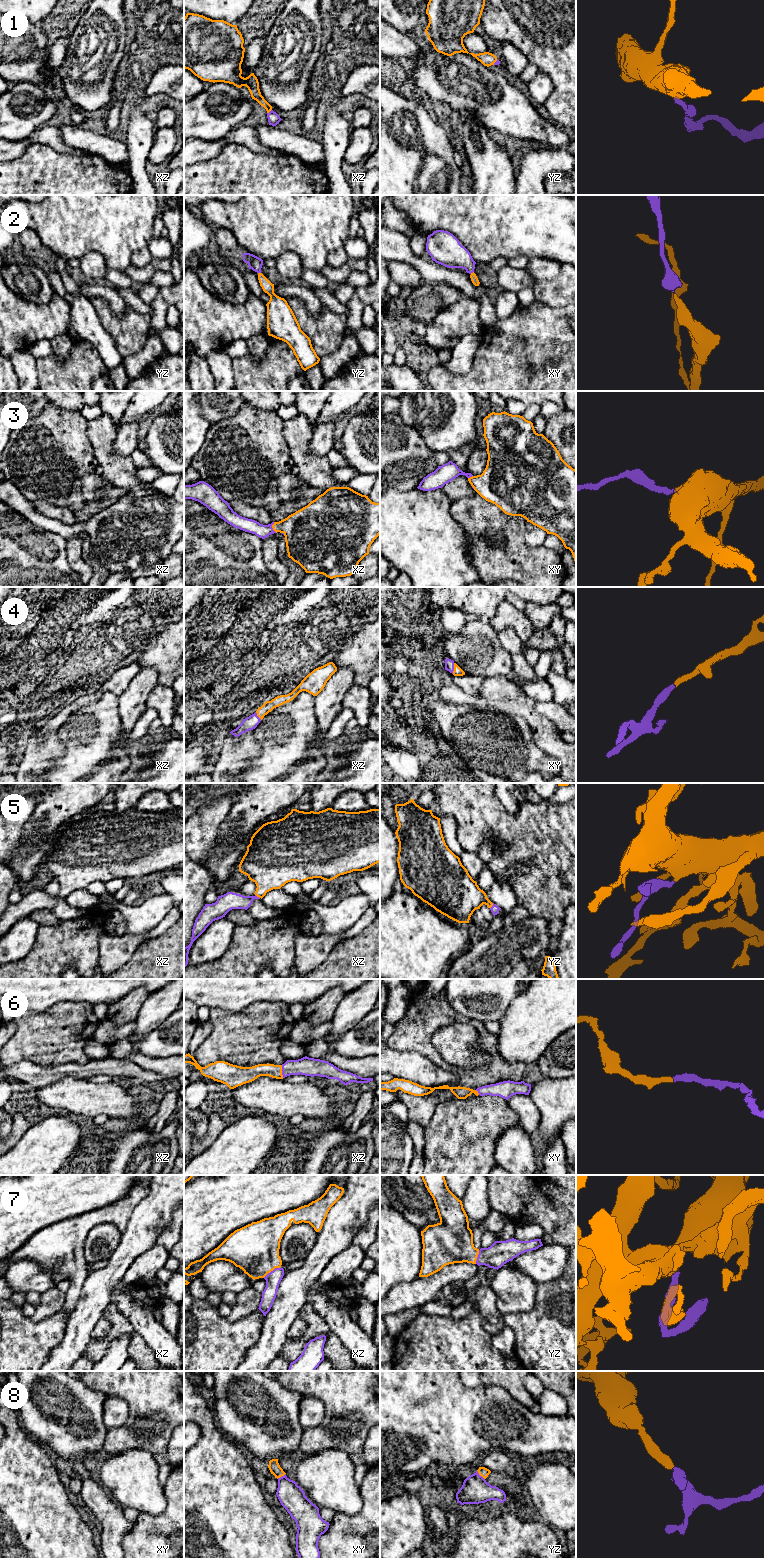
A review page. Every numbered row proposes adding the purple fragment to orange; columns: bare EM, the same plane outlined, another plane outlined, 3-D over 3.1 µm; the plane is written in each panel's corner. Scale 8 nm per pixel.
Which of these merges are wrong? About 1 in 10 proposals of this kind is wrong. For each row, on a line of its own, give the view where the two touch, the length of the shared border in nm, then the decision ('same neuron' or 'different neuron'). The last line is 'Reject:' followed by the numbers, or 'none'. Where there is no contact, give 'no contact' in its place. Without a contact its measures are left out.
1: contact in xz; length 50 nm; same neuron
2: contact in xy; length 40 nm; same neuron
3: contact in xz; length 90 nm; same neuron
4: contact in xy; length 90 nm; same neuron
5: contact in yz; length 50 nm; same neuron
6: contact in xz; length 110 nm; same neuron
7: contact in xz; length 160 nm; same neuron
8: contact in yz; length 100 nm; same neuron
Reject: none

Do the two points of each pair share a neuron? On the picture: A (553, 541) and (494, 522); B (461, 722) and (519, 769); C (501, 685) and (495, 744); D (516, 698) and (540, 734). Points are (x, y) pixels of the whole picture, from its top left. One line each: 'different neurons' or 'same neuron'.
A: different neurons
B: same neuron
C: different neurons
D: same neuron

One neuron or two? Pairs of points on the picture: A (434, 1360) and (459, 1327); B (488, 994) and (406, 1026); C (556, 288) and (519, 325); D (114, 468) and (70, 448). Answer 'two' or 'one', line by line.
A: one
B: two
C: two
D: two

